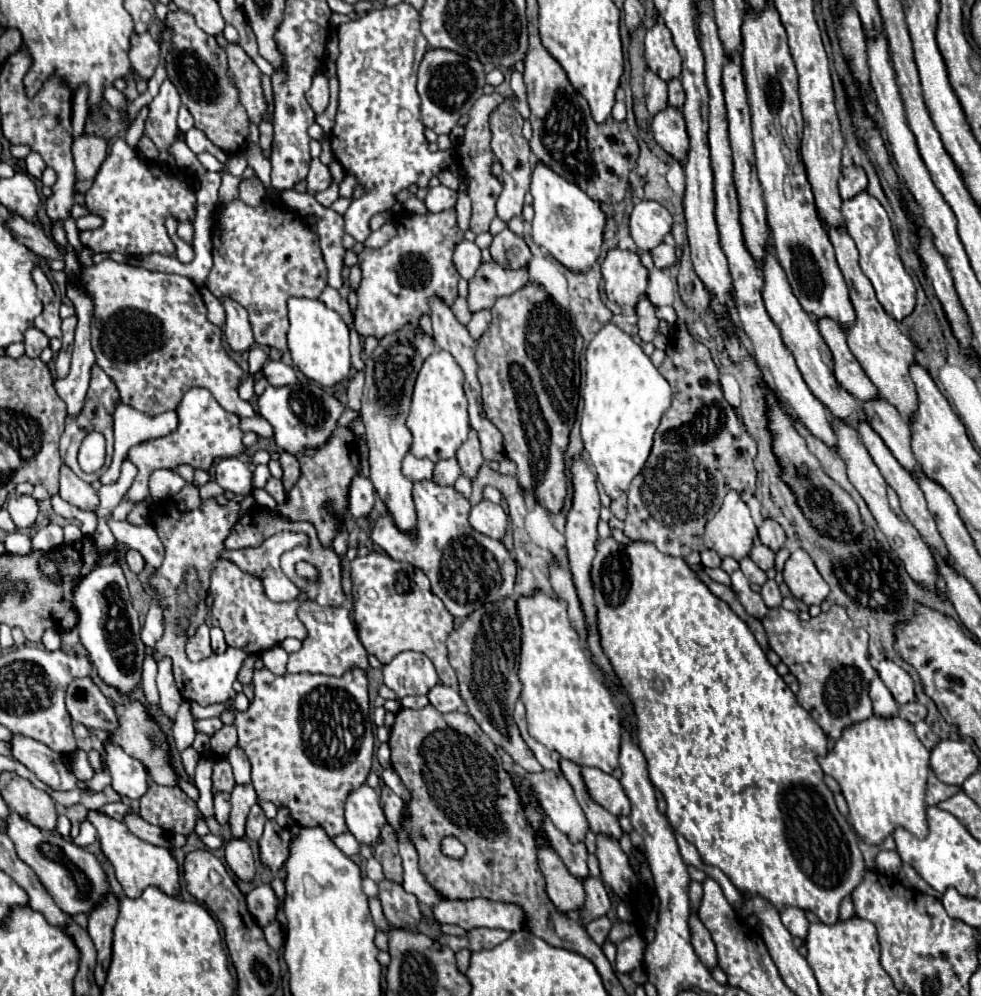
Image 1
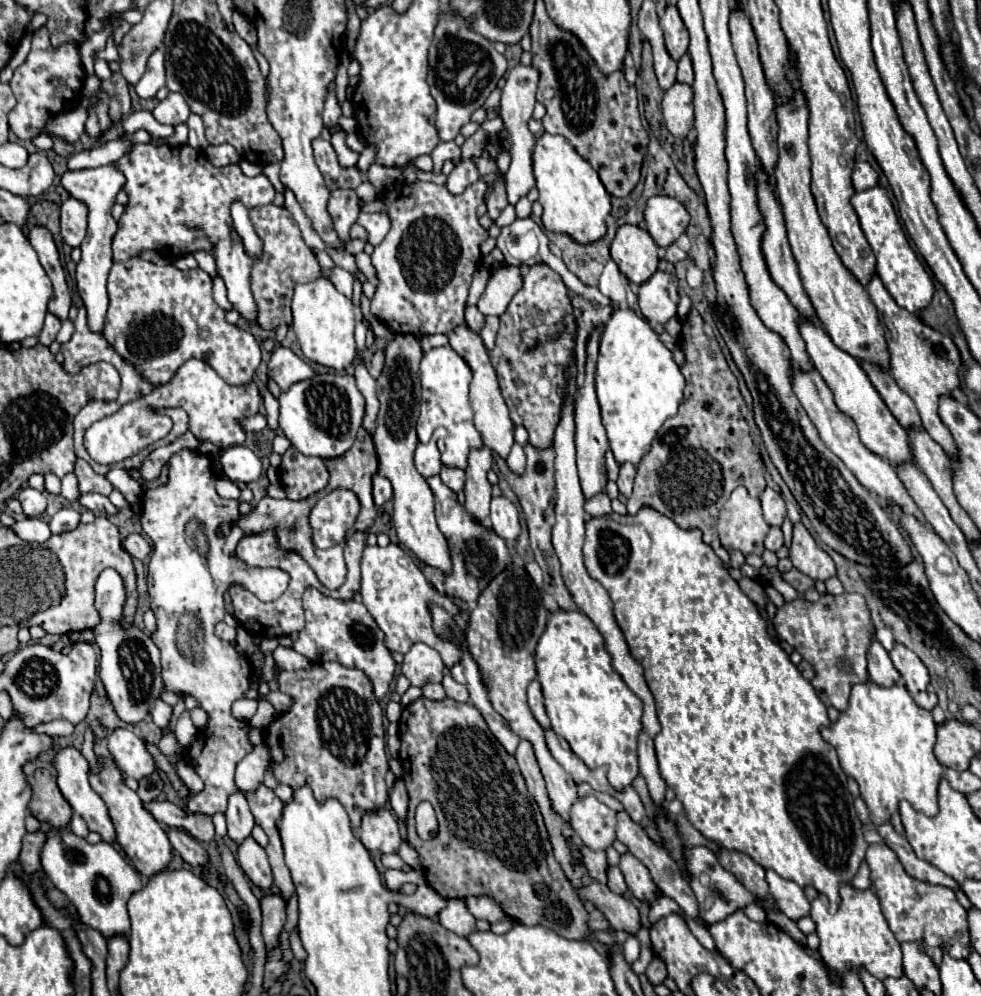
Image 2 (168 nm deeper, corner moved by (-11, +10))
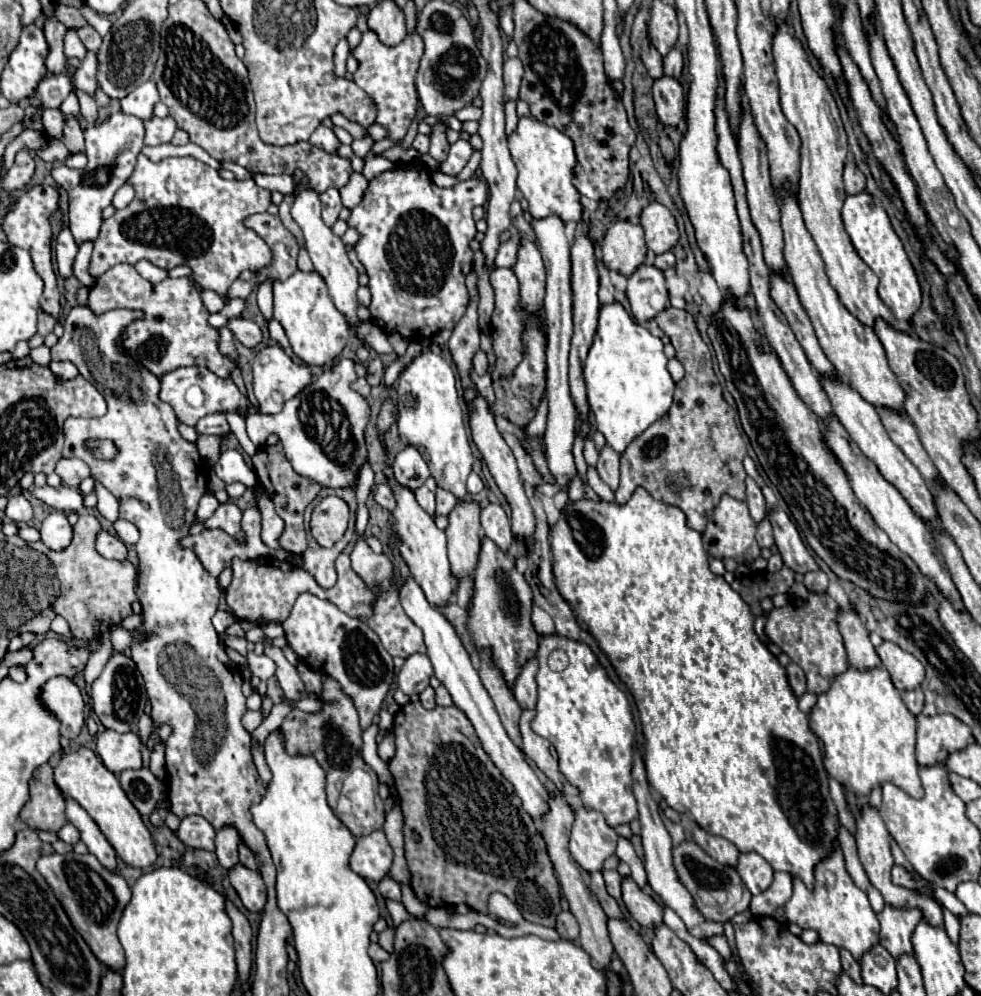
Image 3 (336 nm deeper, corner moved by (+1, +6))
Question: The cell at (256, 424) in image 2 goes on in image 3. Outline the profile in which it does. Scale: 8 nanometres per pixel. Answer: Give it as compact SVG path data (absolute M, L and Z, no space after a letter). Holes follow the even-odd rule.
M215 412L213 416L203 416L197 422L195 428L201 436L209 436L209 434L227 434L229 432L229 424L225 420L225 416L221 412Z

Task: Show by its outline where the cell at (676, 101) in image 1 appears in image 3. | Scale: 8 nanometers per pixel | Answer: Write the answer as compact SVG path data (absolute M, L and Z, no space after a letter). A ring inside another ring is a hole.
M673 48L665 60L663 60L663 66L665 66L665 76L673 76L673 78L679 78L681 72L683 72L683 54L679 48Z

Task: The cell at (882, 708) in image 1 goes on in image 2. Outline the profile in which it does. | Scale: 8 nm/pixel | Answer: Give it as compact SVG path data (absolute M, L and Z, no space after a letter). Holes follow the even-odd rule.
M877 640L871 642L867 662L869 662L869 666L867 666L869 676L875 684L889 688L889 684L897 684L901 680L901 676L897 676L897 668L893 668L893 662L891 662L887 650Z

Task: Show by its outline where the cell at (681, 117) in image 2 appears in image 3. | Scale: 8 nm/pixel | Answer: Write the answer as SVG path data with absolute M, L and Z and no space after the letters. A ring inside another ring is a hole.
M661 76L653 84L653 98L657 106L657 116L663 124L677 126L685 116L685 94L681 82L671 76Z

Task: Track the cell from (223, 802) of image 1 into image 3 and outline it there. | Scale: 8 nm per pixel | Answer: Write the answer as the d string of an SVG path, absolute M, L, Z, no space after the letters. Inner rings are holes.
M221 828L217 830L217 860L225 870L231 870L237 862L239 862L239 854L237 854L237 846L239 846L239 834L235 828Z

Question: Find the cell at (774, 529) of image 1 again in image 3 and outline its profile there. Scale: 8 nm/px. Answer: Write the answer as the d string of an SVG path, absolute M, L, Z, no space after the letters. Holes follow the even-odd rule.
M747 476L747 506L749 506L749 512L751 512L751 518L755 522L761 522L765 516L767 516L767 508L765 508L765 498L761 494L761 488L757 486L757 482L753 478Z

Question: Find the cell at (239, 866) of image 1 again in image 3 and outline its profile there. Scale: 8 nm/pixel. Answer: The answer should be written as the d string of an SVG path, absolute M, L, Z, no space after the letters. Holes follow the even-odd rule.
M237 864L229 872L229 882L237 890L243 906L249 912L261 912L265 908L267 888L265 888L263 878L261 878L259 872L253 872L253 870L245 868L243 864Z

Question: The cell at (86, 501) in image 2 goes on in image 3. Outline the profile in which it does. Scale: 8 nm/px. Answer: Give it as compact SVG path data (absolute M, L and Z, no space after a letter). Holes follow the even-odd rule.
M31 486L29 492L43 500L47 506L61 510L61 512L83 512L83 494L79 492L79 488L69 488L69 486L59 486L59 488L51 488L51 486Z

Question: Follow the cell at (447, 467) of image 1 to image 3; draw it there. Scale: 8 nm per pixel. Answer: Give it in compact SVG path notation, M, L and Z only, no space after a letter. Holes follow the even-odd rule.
M437 488L437 510L435 510L435 518L437 516L447 516L455 508L455 504L457 504L457 498L451 492L447 492L443 488Z

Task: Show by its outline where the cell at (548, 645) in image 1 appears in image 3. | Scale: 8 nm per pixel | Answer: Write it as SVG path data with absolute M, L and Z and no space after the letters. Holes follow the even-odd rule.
M543 636L537 658L539 698L537 716L533 718L531 728L555 746L559 770L579 790L579 798L585 808L601 812L611 828L631 824L637 818L631 780L637 728L625 692L607 678L595 654L581 642L559 636ZM555 648L563 648L569 656L569 666L563 672L551 672L547 666L547 656Z

